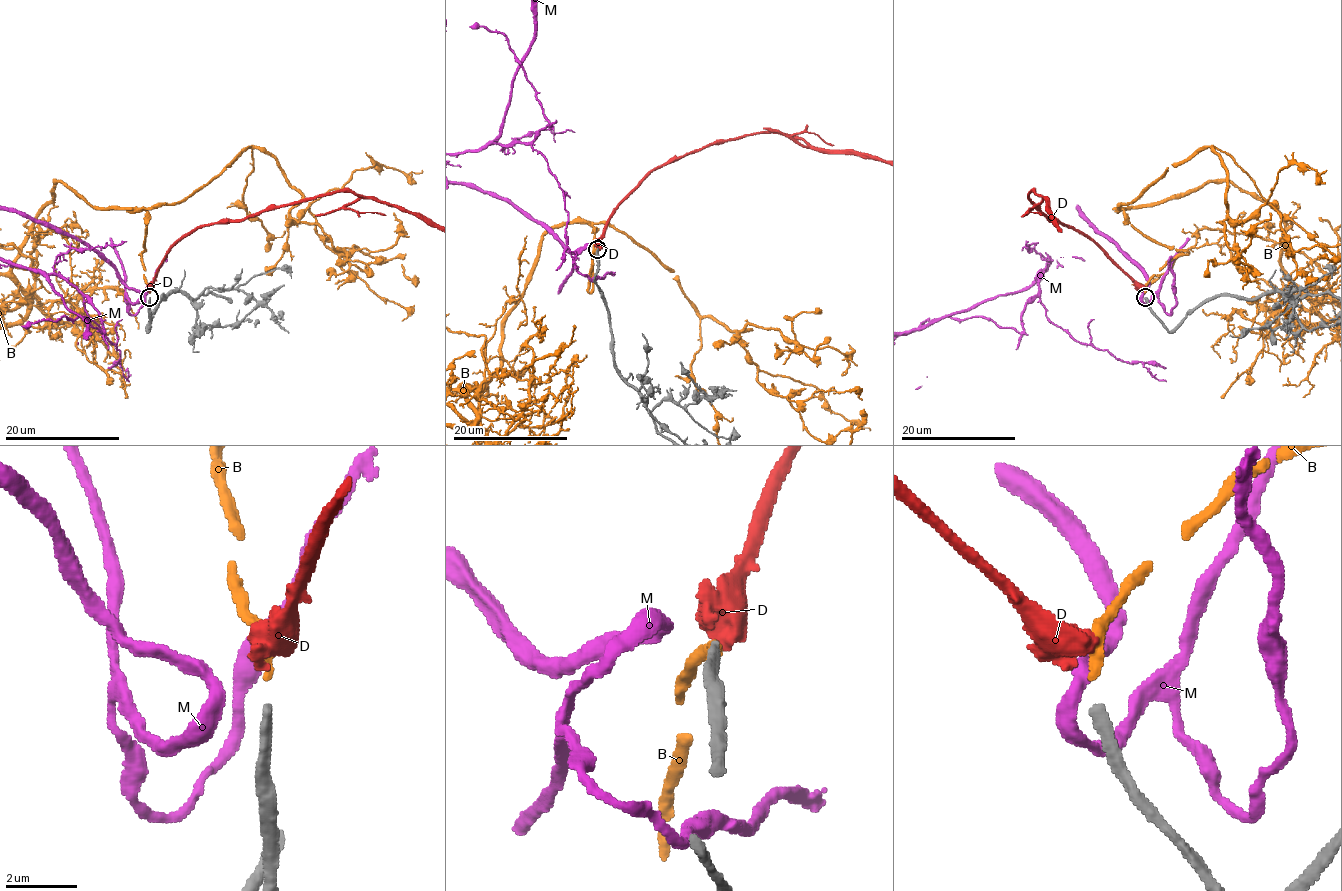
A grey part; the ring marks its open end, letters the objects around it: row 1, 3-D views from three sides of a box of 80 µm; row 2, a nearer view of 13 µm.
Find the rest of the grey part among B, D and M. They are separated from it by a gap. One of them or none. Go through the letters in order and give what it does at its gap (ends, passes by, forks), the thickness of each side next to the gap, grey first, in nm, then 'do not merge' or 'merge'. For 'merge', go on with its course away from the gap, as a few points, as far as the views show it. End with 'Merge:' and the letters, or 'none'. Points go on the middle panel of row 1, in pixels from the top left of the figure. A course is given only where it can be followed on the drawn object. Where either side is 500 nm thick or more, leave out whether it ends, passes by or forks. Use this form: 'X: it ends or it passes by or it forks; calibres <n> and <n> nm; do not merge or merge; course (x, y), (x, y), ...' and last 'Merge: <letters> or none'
B: it ends; calibres 320 and 280 nm; merge
D: it passes by; calibres 320 and 380 nm; do not merge
M: it passes by; calibres 320 and 380 nm; do not merge
Merge: B

